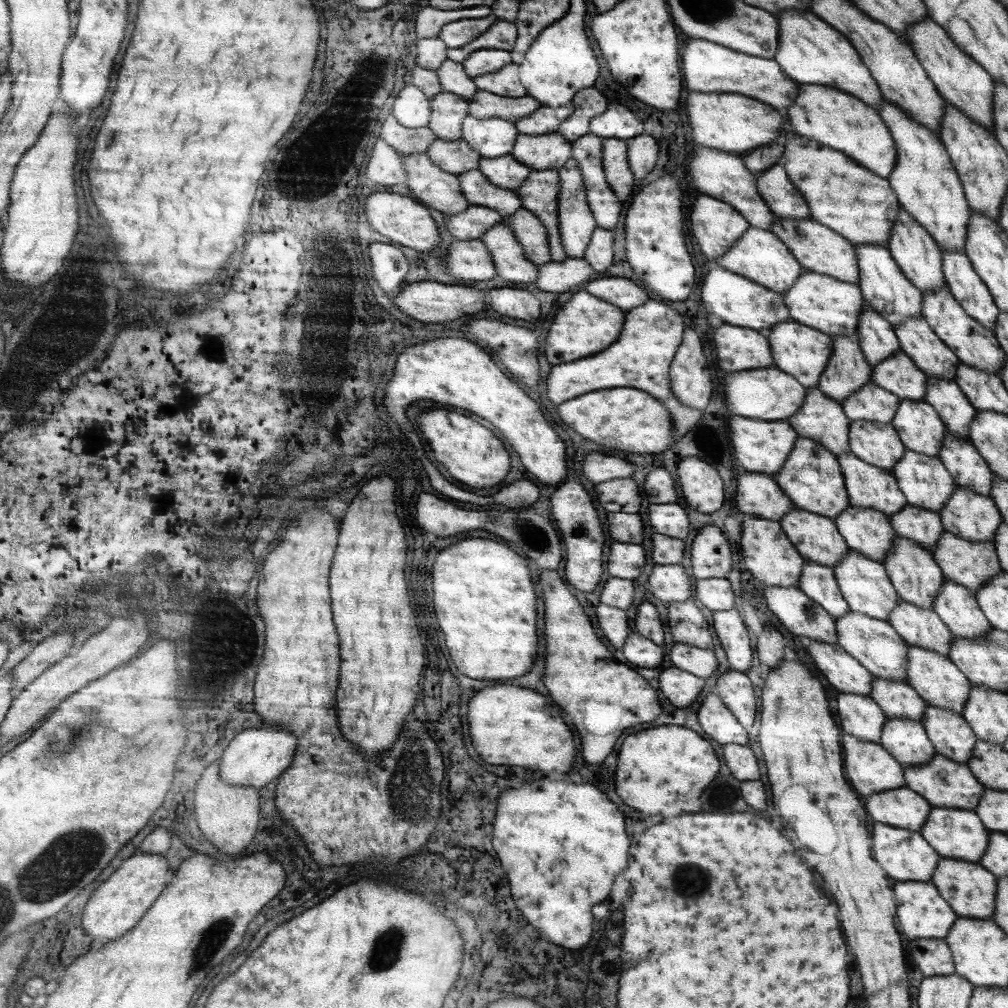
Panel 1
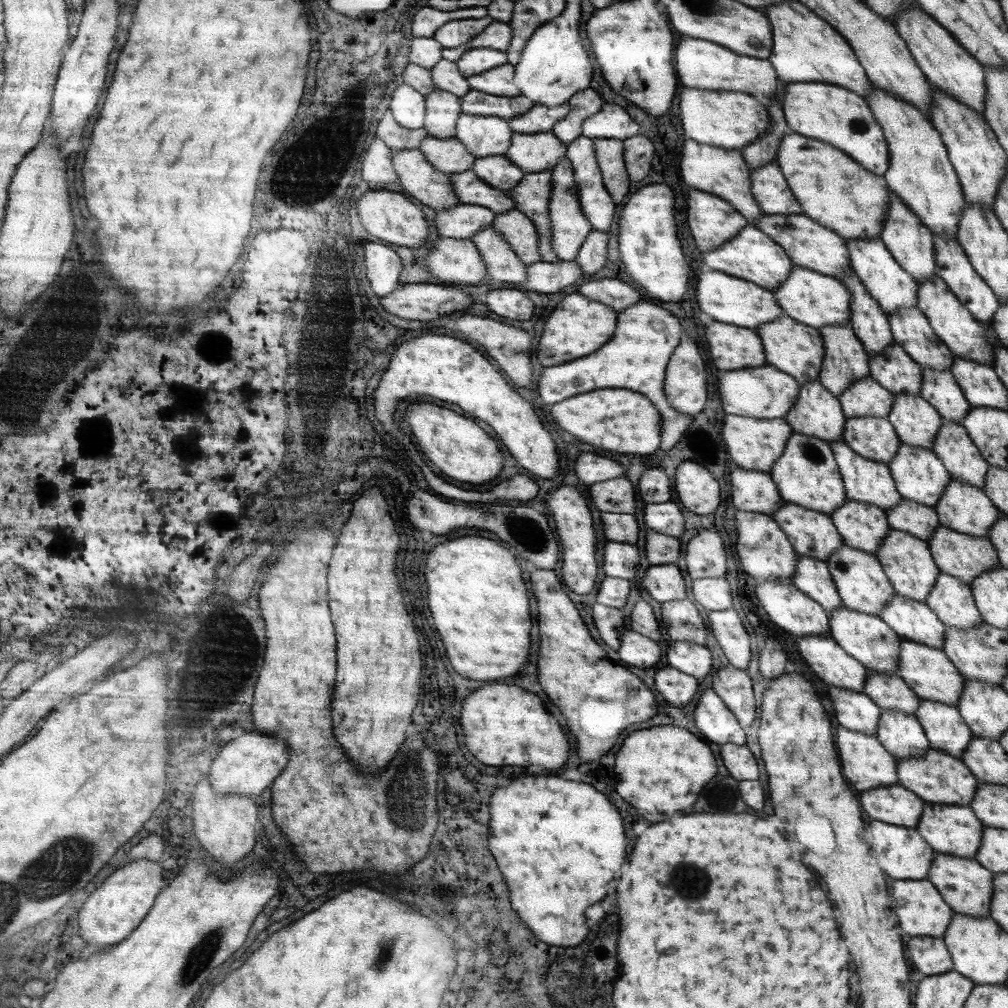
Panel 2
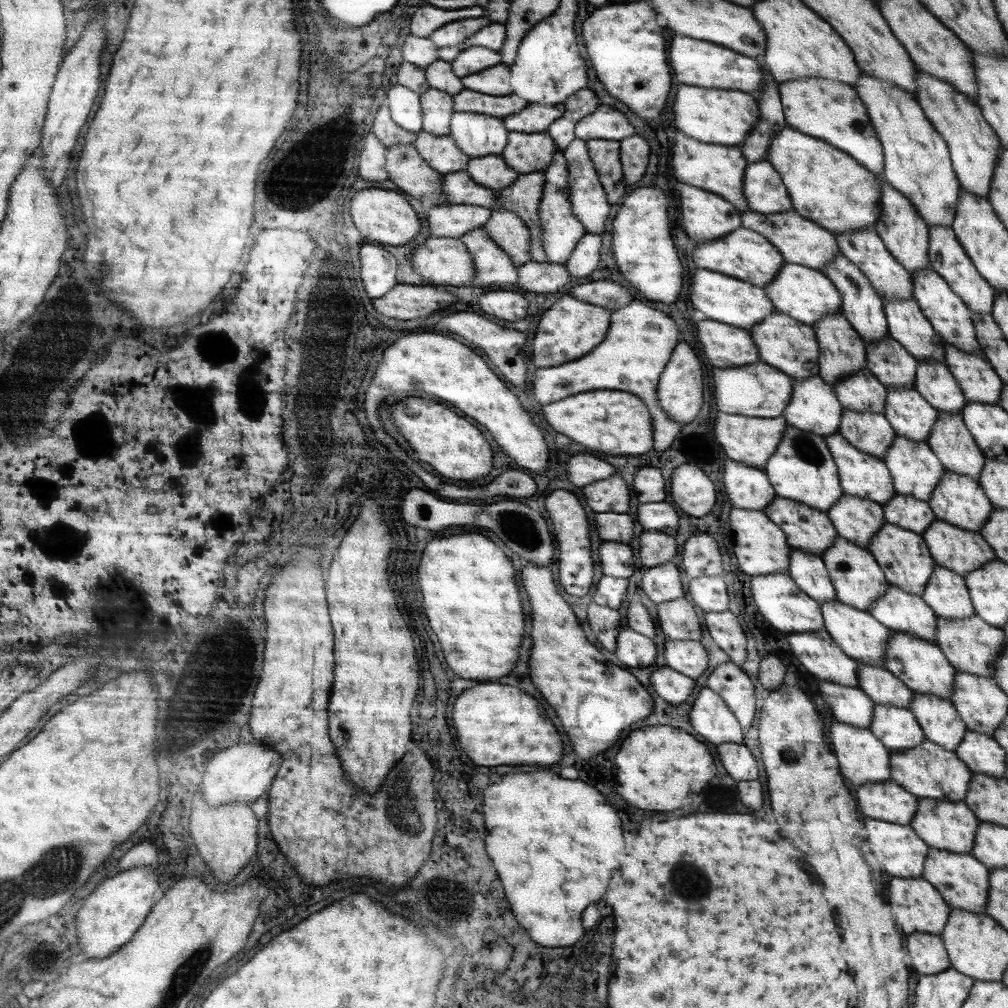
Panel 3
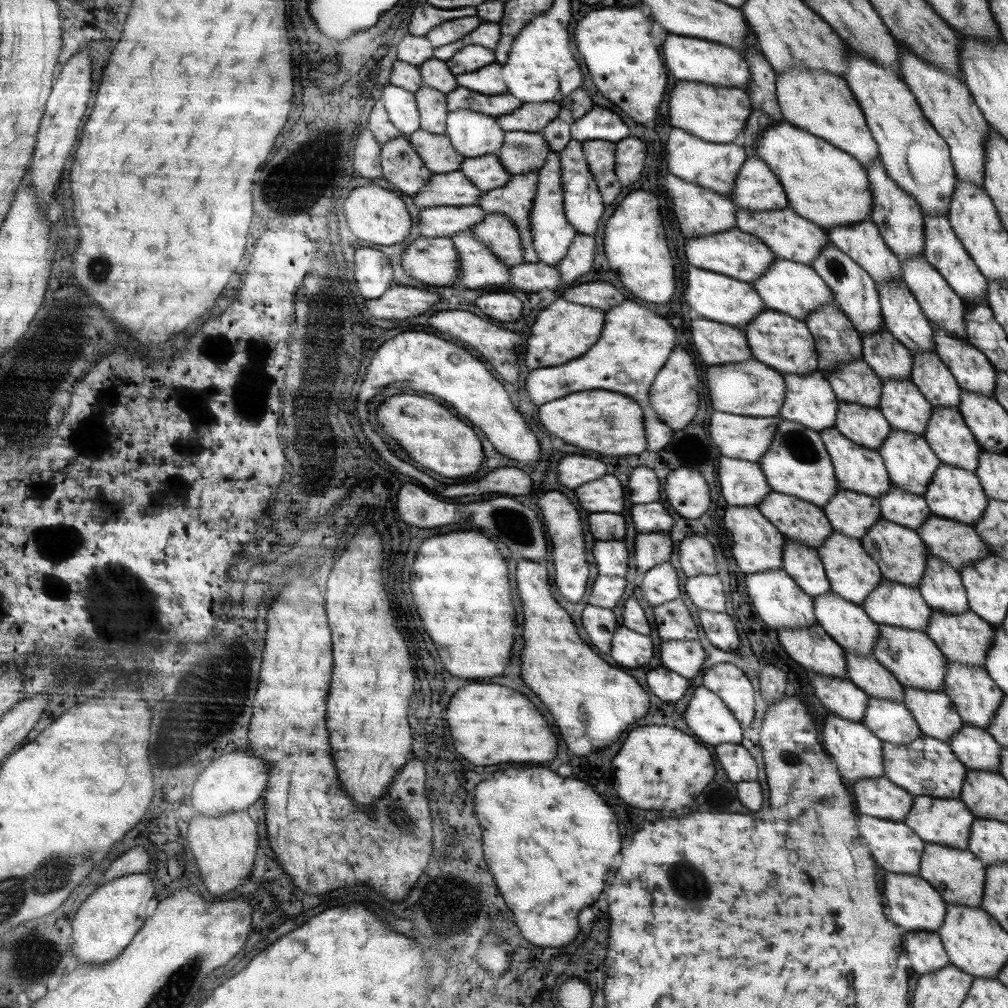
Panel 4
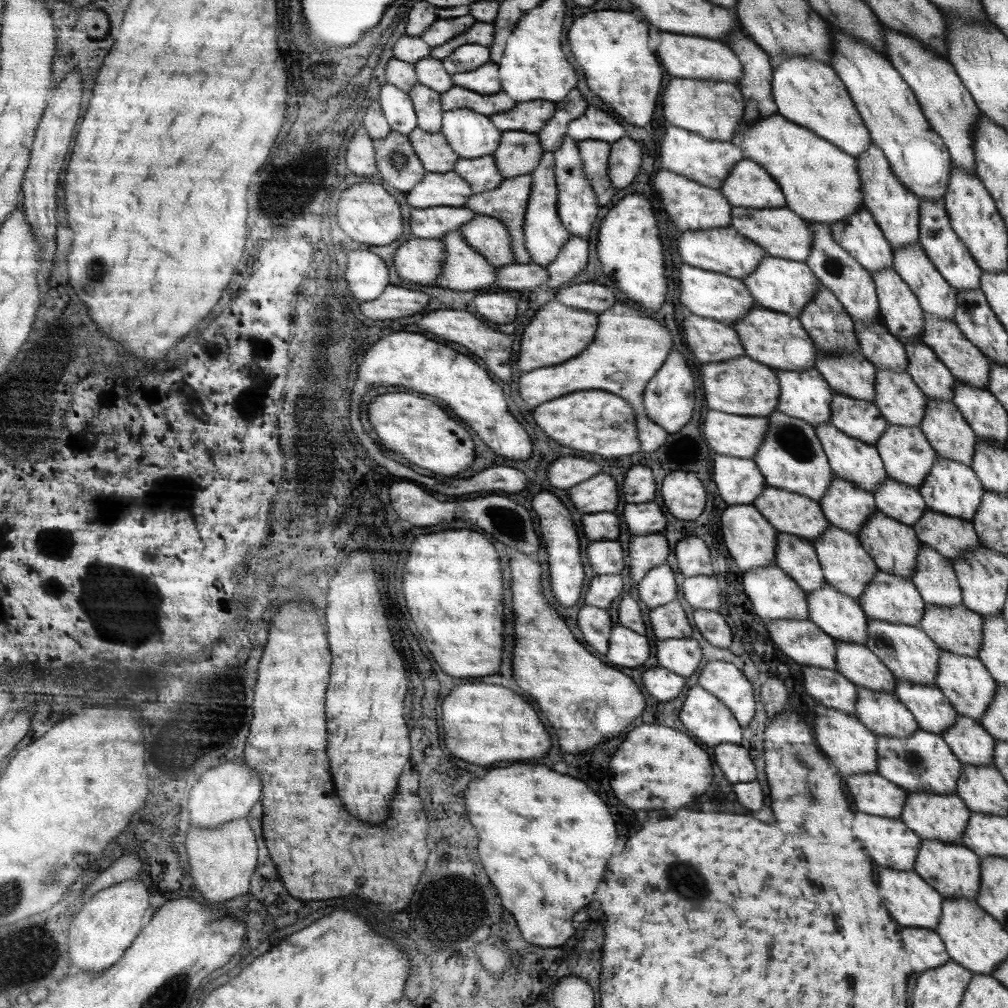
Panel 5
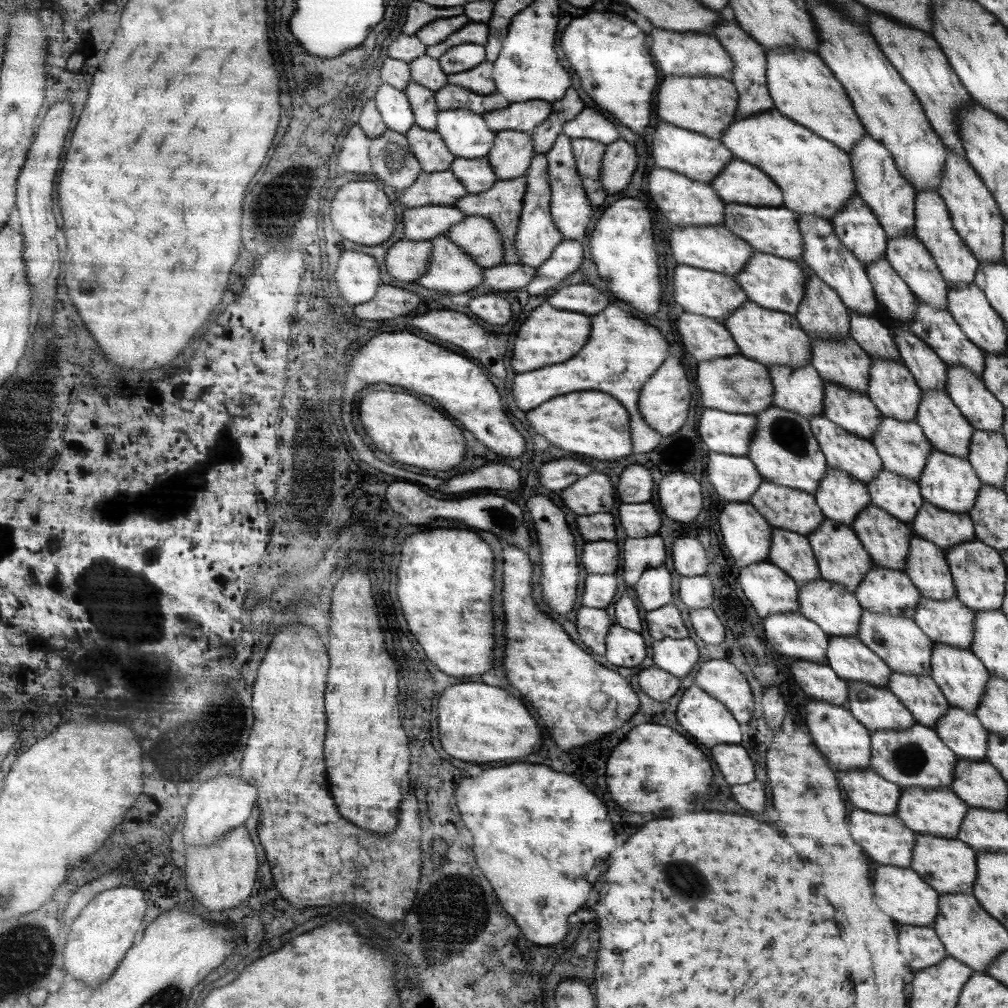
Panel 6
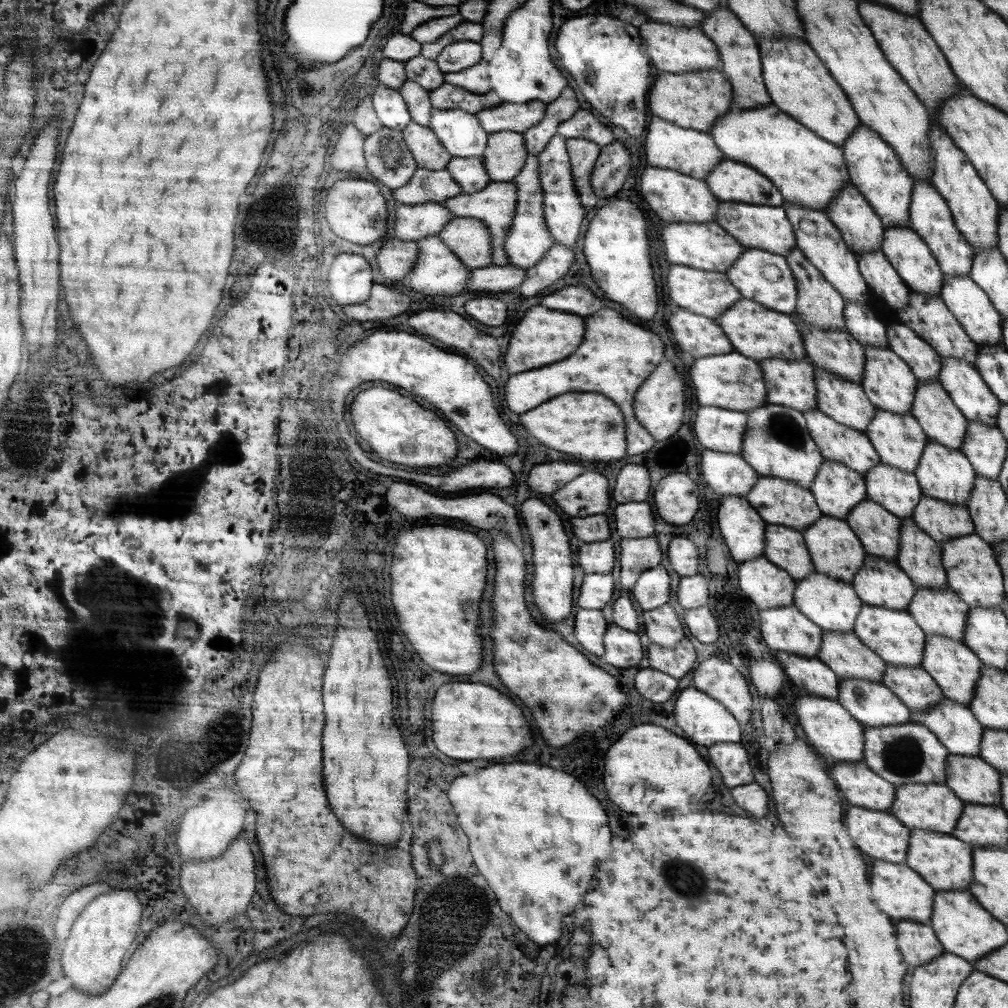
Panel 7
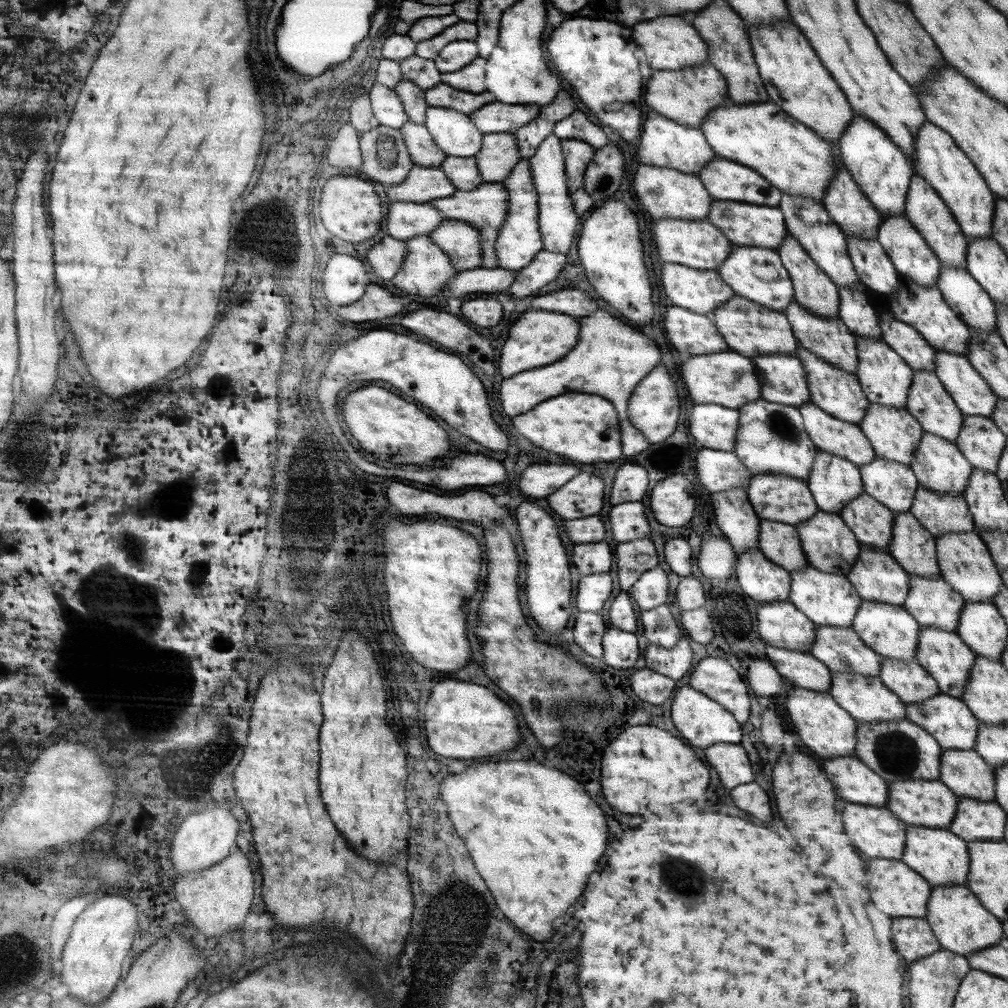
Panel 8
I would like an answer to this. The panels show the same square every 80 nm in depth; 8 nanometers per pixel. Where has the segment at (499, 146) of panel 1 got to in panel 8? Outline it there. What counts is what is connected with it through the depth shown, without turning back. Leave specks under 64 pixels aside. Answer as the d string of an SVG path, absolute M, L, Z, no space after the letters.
M428 107L424 125L447 156L469 158L480 152L483 134L465 113L456 109Z

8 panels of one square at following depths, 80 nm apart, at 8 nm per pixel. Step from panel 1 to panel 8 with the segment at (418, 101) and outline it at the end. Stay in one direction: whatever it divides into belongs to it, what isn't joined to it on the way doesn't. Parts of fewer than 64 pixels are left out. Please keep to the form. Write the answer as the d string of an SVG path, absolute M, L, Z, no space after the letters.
M377 82L370 88L370 109L379 125L398 129L407 121L403 105L393 89Z

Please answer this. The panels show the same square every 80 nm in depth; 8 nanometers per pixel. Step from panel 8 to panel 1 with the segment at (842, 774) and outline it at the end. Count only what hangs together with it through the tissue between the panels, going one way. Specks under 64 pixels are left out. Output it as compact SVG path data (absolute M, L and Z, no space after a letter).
M907 787L876 792L863 799L865 799L865 808L868 808L869 816L872 816L874 821L887 825L895 824L897 828L910 829L913 832L920 832L932 807L920 793L913 792L913 789Z

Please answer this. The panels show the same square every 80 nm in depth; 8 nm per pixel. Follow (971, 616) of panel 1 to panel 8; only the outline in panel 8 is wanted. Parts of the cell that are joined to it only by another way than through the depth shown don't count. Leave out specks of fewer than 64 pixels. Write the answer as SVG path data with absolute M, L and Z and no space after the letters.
M909 511L894 515L889 554L910 576L940 577L935 537Z

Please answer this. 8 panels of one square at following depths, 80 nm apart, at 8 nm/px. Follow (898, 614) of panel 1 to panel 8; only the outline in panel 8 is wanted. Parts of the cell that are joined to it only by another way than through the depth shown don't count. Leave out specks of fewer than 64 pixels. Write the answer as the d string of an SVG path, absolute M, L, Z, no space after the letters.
M860 546L860 548L856 564L846 574L853 588L860 595L860 599L903 607L904 600L908 598L910 591L909 574L896 563L896 560L889 553L873 550L871 546Z

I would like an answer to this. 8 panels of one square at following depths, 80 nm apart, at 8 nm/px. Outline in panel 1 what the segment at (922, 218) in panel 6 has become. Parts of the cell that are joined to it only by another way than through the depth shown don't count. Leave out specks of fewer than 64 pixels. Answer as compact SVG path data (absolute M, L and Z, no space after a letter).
M944 251L943 271L945 286L964 311L979 325L993 331L1000 309L964 252Z

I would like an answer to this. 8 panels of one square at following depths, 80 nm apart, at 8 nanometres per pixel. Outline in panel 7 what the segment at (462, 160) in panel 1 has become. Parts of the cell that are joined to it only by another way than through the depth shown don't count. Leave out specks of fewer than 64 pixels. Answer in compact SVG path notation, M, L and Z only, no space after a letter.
M409 122L402 130L405 144L415 158L417 166L427 170L441 170L448 166L452 155L437 140L429 127Z

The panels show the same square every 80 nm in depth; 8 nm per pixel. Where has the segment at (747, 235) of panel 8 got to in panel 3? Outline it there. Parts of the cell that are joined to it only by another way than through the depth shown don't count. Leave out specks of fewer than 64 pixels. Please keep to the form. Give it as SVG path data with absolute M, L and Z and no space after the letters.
M751 211L740 213L741 227L753 229L753 232L764 236L784 257L784 262L804 265L807 268L818 271L834 256L840 254L840 247L836 237L828 229L821 228L814 221L801 217L794 211L786 211L765 215Z

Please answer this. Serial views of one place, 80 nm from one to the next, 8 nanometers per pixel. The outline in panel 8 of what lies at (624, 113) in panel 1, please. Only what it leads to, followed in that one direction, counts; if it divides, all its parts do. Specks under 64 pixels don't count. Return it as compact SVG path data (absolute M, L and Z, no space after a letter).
M575 110L569 116L562 118L555 123L552 133L561 140L582 140L585 144L590 144L593 148L605 147L607 136L603 130L587 120L587 116L581 111Z

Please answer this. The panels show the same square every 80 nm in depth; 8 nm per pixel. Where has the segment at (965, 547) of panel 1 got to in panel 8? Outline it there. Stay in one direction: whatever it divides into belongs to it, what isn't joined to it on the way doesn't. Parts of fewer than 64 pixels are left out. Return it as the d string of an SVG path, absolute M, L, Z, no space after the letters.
M920 485L909 512L935 538L947 533L969 533L975 528L962 496L937 496Z

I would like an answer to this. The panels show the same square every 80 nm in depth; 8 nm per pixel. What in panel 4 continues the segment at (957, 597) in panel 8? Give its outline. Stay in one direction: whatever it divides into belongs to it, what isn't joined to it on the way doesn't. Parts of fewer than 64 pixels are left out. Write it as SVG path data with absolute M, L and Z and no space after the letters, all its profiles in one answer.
M966 610L963 614L932 612L926 631L926 635L937 644L937 648L950 662L984 668L986 653L994 642L995 630L988 621L977 616L972 610Z

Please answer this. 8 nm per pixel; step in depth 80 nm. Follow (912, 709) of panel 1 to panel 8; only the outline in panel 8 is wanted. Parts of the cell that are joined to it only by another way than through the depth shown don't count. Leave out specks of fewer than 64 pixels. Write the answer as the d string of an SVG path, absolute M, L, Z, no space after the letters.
M817 626L816 640L807 653L820 660L832 673L849 672L861 676L878 676L883 659L879 653L873 652L868 645L865 645L864 641L857 636L857 633L851 627Z

